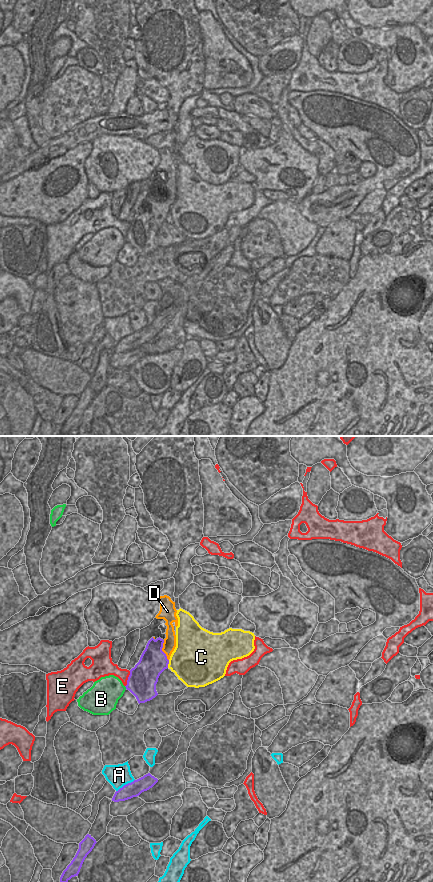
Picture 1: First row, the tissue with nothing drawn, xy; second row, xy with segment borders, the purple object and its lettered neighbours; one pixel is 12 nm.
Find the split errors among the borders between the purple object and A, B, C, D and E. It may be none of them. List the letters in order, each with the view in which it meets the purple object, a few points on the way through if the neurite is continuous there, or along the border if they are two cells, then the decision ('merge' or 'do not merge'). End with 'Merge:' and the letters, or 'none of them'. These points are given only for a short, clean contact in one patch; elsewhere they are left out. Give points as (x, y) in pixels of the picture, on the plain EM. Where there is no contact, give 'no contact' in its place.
A: contact in xy; do not merge
B: contact in xy; do not merge
C: contact in xy; border xy (169, 212), (167, 219); do not merge
D: contact in xy; way xy (153, 213), (161, 202), (169, 196); merge
E: contact in xy; do not merge
Merge: D

